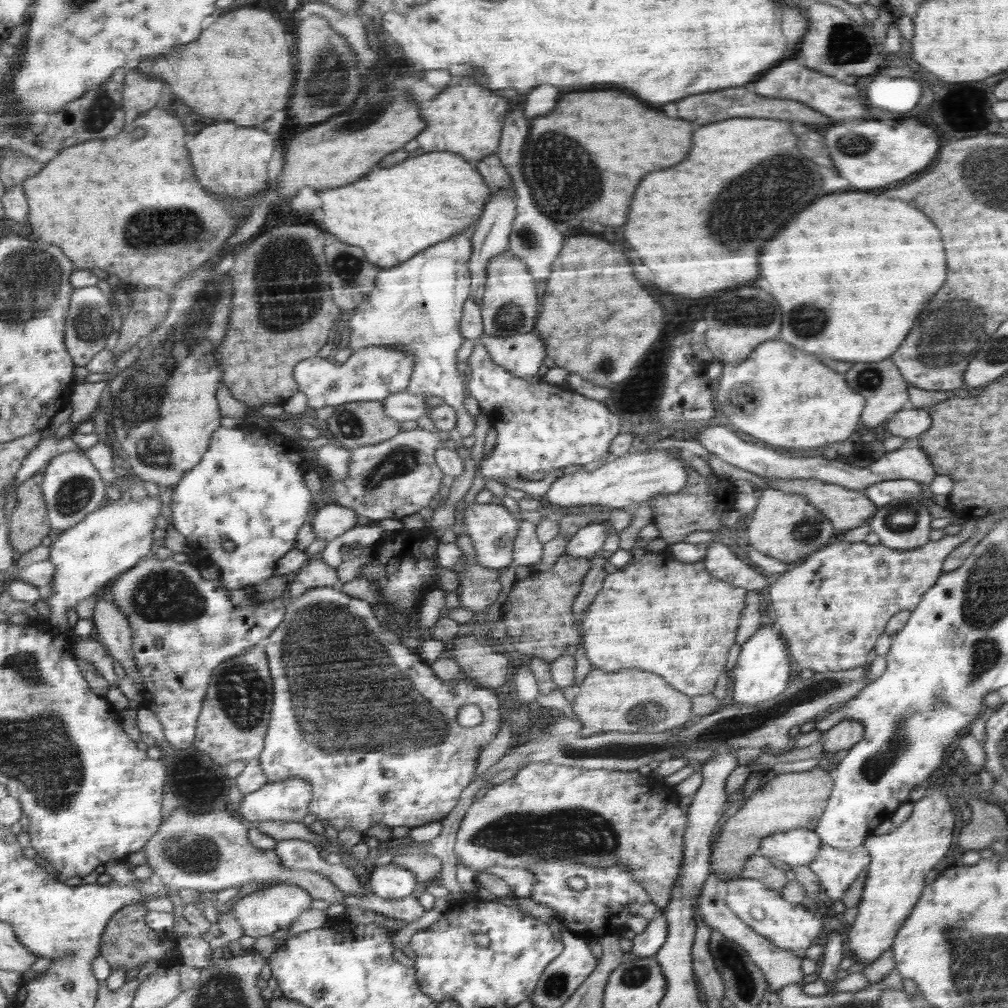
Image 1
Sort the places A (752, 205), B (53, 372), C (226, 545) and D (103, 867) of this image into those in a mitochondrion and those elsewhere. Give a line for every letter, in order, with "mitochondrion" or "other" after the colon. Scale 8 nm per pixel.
A: mitochondrion
B: other
C: other
D: other

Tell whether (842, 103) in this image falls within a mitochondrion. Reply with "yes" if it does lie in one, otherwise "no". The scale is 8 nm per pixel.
no

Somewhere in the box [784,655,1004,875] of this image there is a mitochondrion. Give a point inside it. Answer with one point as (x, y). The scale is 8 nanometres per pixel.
(871, 769)

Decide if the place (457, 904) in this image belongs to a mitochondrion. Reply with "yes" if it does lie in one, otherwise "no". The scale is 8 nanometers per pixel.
no

